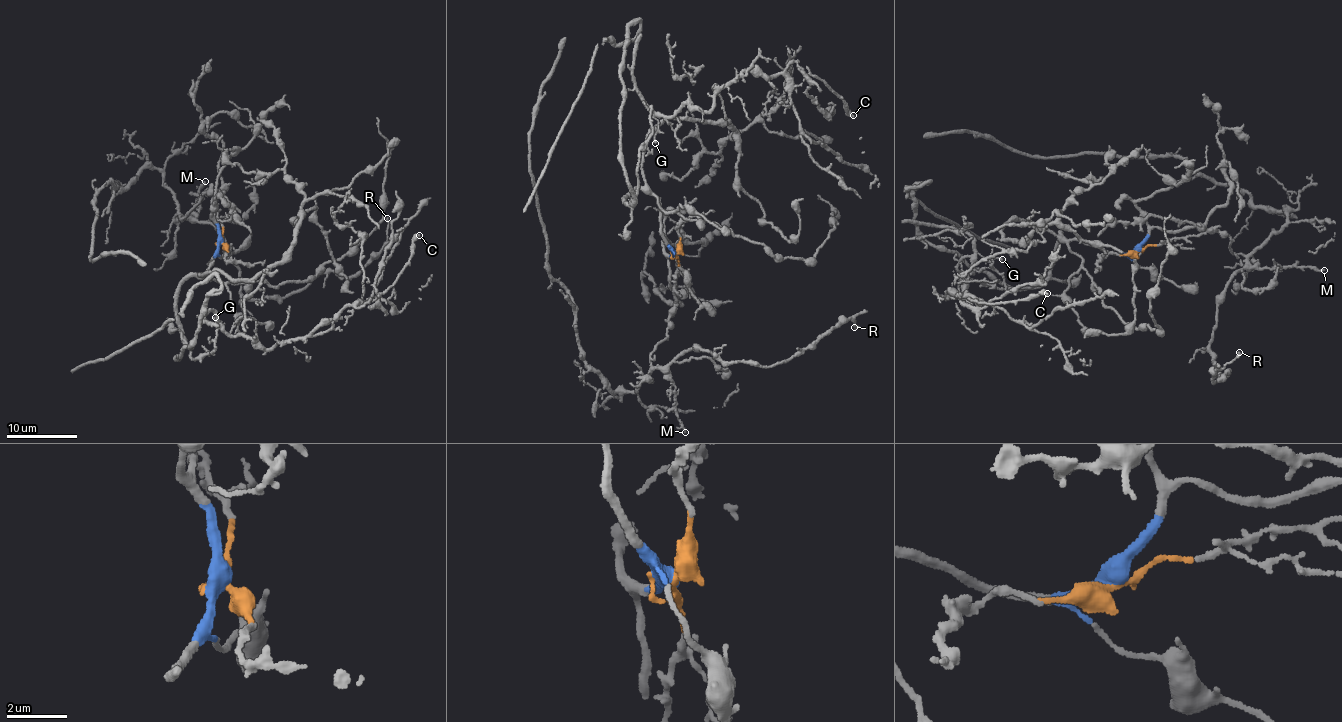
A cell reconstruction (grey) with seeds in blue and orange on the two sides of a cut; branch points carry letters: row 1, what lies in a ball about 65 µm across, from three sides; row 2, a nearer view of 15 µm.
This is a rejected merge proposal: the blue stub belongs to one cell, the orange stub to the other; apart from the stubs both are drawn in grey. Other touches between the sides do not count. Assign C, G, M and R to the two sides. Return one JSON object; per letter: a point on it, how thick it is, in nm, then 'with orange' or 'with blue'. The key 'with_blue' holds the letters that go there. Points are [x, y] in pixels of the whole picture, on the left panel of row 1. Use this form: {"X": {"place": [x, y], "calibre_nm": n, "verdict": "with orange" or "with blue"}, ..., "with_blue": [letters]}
{"C": {"place": [419, 235], "calibre_nm": 320, "verdict": "with blue"}, "G": {"place": [215, 317], "calibre_nm": 170, "verdict": "with blue"}, "M": {"place": [205, 181], "calibre_nm": 110, "verdict": "with orange"}, "R": {"place": [387, 218], "calibre_nm": 240, "verdict": "with orange"}, "with_blue": ["C", "G"]}

